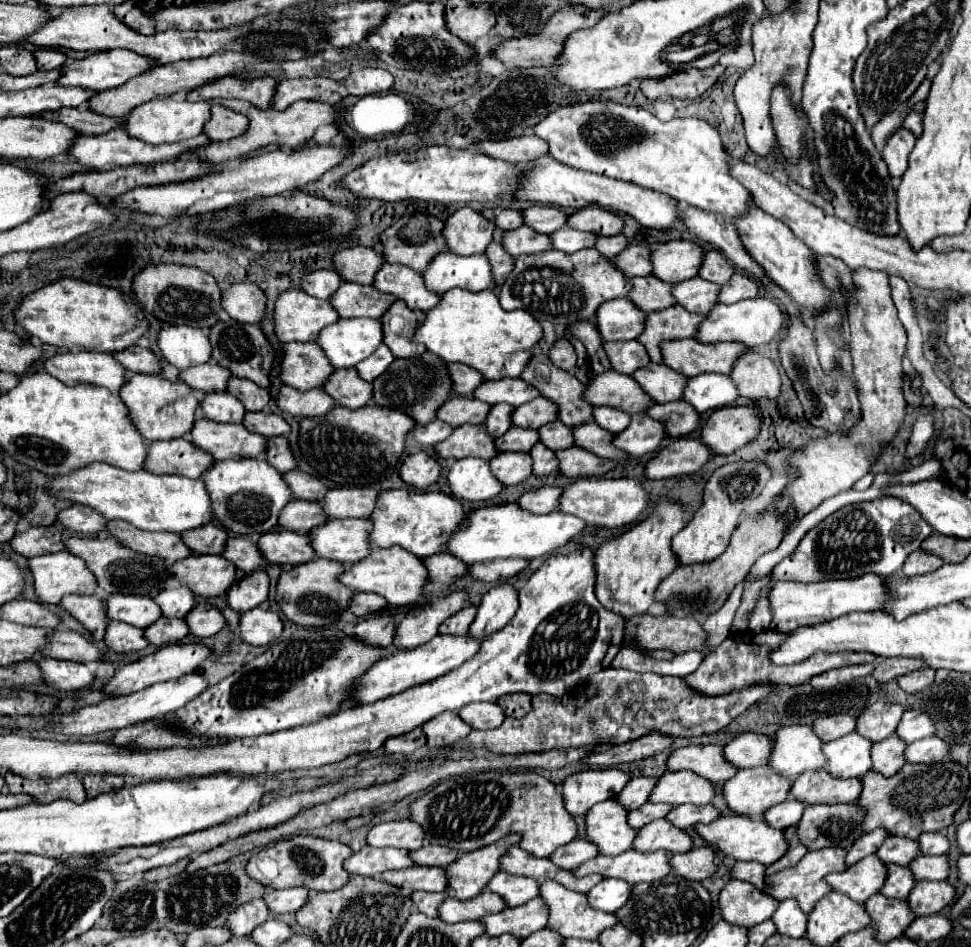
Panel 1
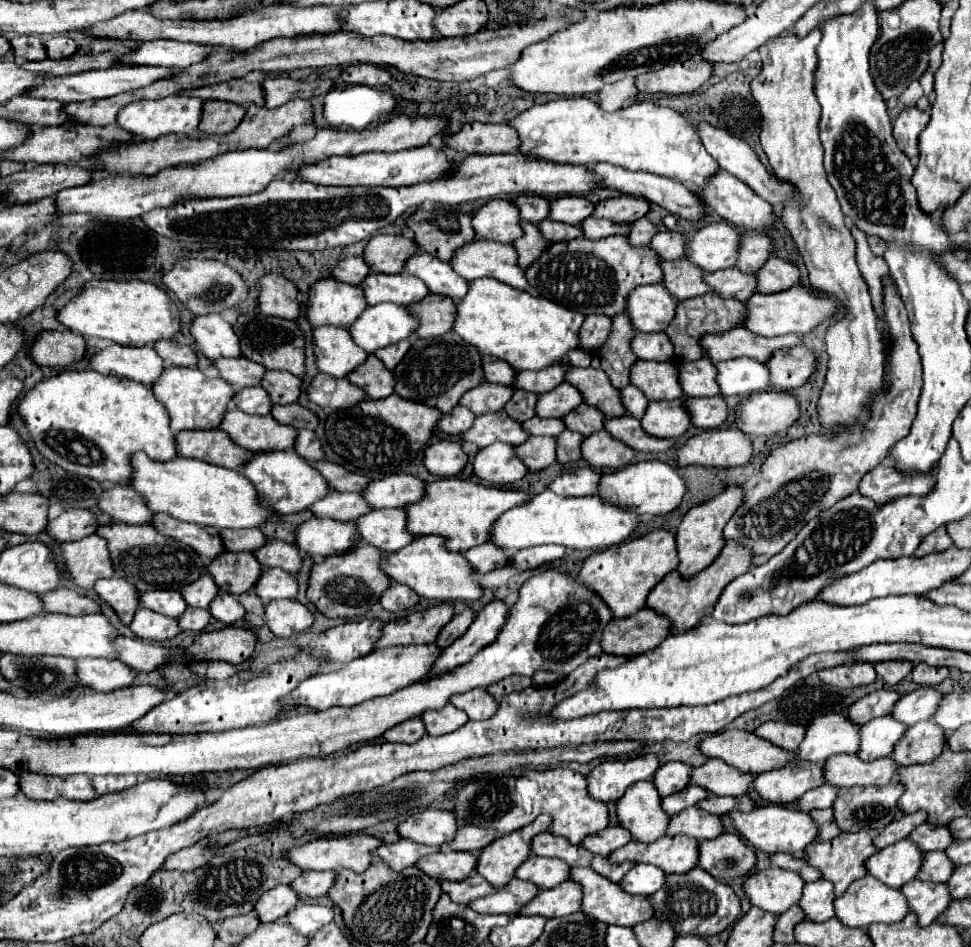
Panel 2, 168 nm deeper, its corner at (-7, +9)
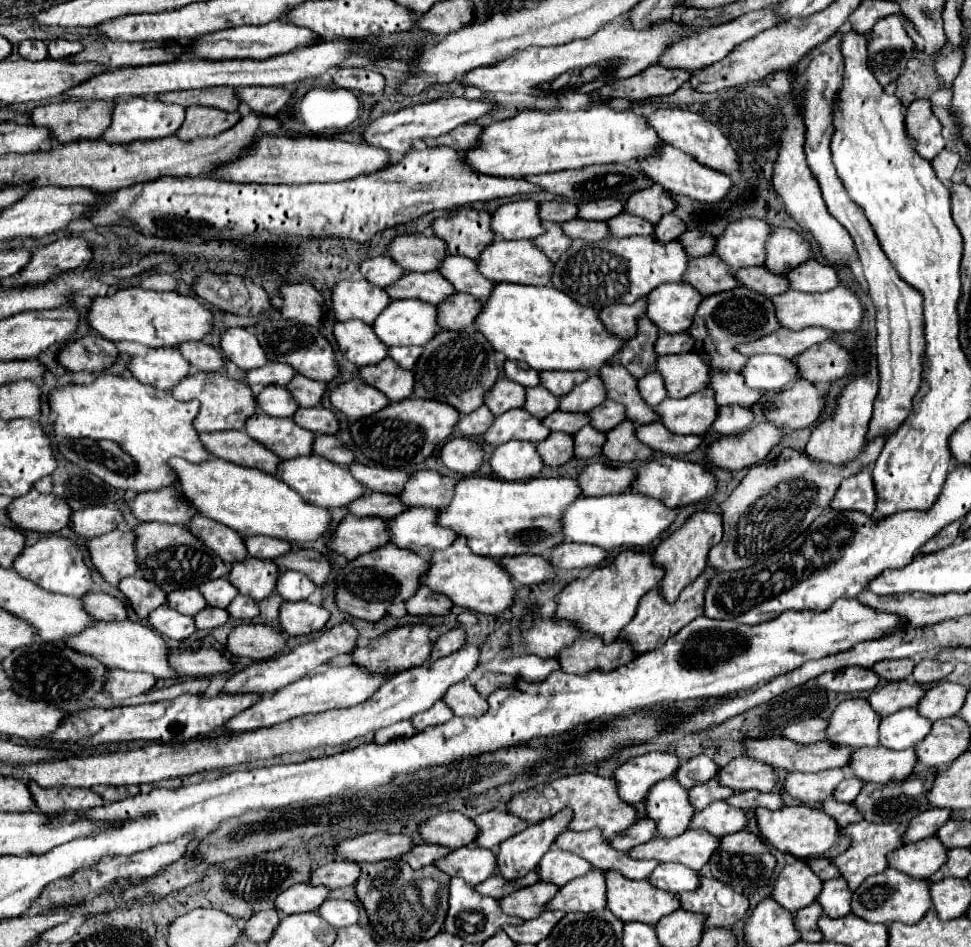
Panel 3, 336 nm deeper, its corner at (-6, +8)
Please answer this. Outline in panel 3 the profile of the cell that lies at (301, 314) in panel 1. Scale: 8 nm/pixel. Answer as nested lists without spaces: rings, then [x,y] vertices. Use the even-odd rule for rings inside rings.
[[[366,279],[340,281],[332,287],[332,311],[336,321],[360,319],[370,325],[390,303],[384,289],[370,285]]]

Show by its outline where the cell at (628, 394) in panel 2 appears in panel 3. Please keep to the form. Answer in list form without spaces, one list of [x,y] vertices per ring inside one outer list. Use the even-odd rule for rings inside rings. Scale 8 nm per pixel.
[[[656,371],[642,377],[638,381],[638,389],[640,389],[640,397],[644,397],[644,401],[652,407],[656,407],[660,401],[666,399],[666,389],[664,389],[662,377]]]

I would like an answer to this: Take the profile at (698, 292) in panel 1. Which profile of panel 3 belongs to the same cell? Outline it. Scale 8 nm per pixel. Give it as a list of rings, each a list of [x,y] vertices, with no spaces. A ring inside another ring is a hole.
[[[764,265],[762,267],[744,267],[736,273],[736,279],[746,289],[756,289],[756,293],[764,293],[764,297],[774,297],[774,295],[788,291],[788,283],[784,281],[784,277],[770,273],[768,269],[764,269]]]

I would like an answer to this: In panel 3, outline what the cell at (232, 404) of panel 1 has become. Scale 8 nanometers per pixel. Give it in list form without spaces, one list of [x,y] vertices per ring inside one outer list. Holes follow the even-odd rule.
[[[270,385],[264,387],[262,393],[256,395],[258,411],[272,415],[272,417],[292,417],[292,413],[298,409],[292,395],[286,391],[286,387]]]

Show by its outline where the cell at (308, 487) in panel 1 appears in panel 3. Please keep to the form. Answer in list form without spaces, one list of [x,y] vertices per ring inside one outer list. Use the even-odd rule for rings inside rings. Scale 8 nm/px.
[[[362,463],[348,465],[348,471],[356,477],[356,481],[360,481],[370,491],[392,493],[392,495],[400,493],[404,483],[406,483],[406,479],[408,479],[406,471],[384,469],[384,467],[366,467]]]

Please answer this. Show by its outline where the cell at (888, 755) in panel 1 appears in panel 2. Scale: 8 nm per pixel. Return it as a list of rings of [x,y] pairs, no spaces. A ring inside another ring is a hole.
[[[931,720],[921,724],[913,724],[901,740],[901,744],[893,752],[893,760],[899,766],[913,766],[913,764],[927,764],[933,762],[947,746],[947,732]]]

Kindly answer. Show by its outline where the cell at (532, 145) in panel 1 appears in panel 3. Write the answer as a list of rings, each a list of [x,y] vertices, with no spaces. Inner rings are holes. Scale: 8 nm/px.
[[[468,123],[468,125],[460,125],[456,127],[452,133],[438,137],[438,139],[426,139],[424,143],[428,147],[436,147],[436,145],[446,145],[452,147],[456,151],[466,151],[470,147],[474,147],[478,143],[478,137],[482,133],[482,127],[476,123]]]

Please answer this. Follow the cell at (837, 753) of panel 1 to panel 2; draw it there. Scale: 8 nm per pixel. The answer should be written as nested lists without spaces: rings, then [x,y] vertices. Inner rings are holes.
[[[881,716],[877,720],[869,720],[859,728],[861,732],[861,760],[875,760],[883,756],[891,756],[899,740],[907,732],[907,724],[897,722],[893,716]]]

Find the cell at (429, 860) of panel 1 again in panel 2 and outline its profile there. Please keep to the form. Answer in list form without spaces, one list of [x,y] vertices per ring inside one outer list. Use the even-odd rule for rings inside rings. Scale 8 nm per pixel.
[[[463,826],[457,830],[455,840],[449,844],[453,850],[469,850],[469,852],[479,852],[485,846],[489,846],[495,838],[499,836],[497,830],[481,828],[481,826]]]

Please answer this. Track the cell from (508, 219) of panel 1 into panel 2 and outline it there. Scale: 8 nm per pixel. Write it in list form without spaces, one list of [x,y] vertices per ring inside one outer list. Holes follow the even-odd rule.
[[[517,196],[515,204],[521,210],[521,218],[529,220],[529,222],[543,222],[545,218],[549,218],[551,212],[551,200],[545,196]]]

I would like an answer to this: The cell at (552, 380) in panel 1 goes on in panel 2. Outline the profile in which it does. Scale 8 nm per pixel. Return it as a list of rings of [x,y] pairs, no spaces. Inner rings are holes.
[[[569,368],[567,380],[581,390],[587,404],[601,408],[607,418],[625,416],[625,406],[621,402],[621,392],[605,378],[603,370],[595,368]]]

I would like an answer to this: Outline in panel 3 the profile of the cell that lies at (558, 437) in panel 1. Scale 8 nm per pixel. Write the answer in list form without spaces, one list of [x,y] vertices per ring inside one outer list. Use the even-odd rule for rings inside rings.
[[[604,401],[604,405],[598,405],[596,409],[588,411],[588,417],[592,427],[606,433],[624,421],[624,407],[614,401]]]

